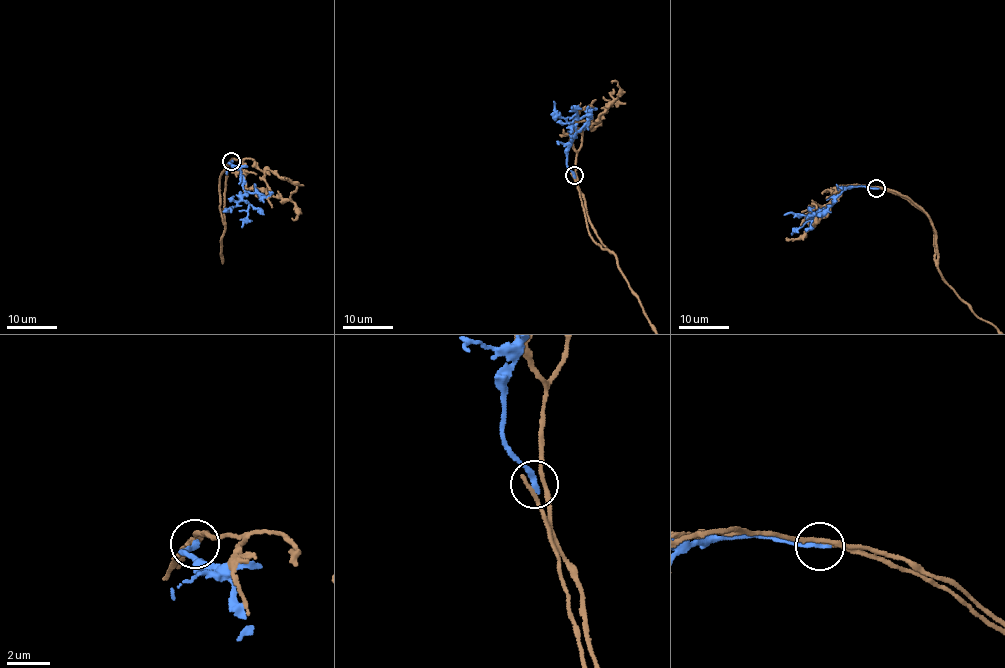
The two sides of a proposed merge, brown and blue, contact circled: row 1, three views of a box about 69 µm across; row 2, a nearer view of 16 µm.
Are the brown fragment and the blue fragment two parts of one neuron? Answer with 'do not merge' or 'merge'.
do not merge

